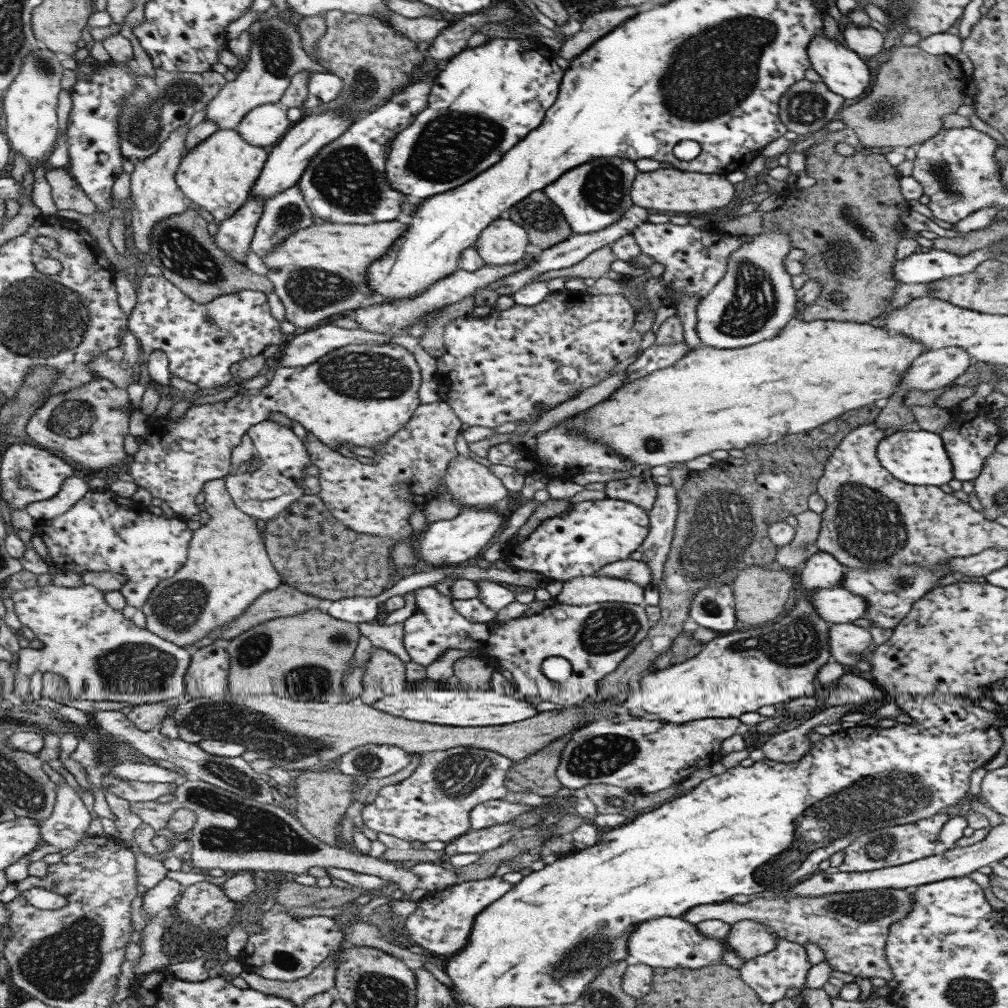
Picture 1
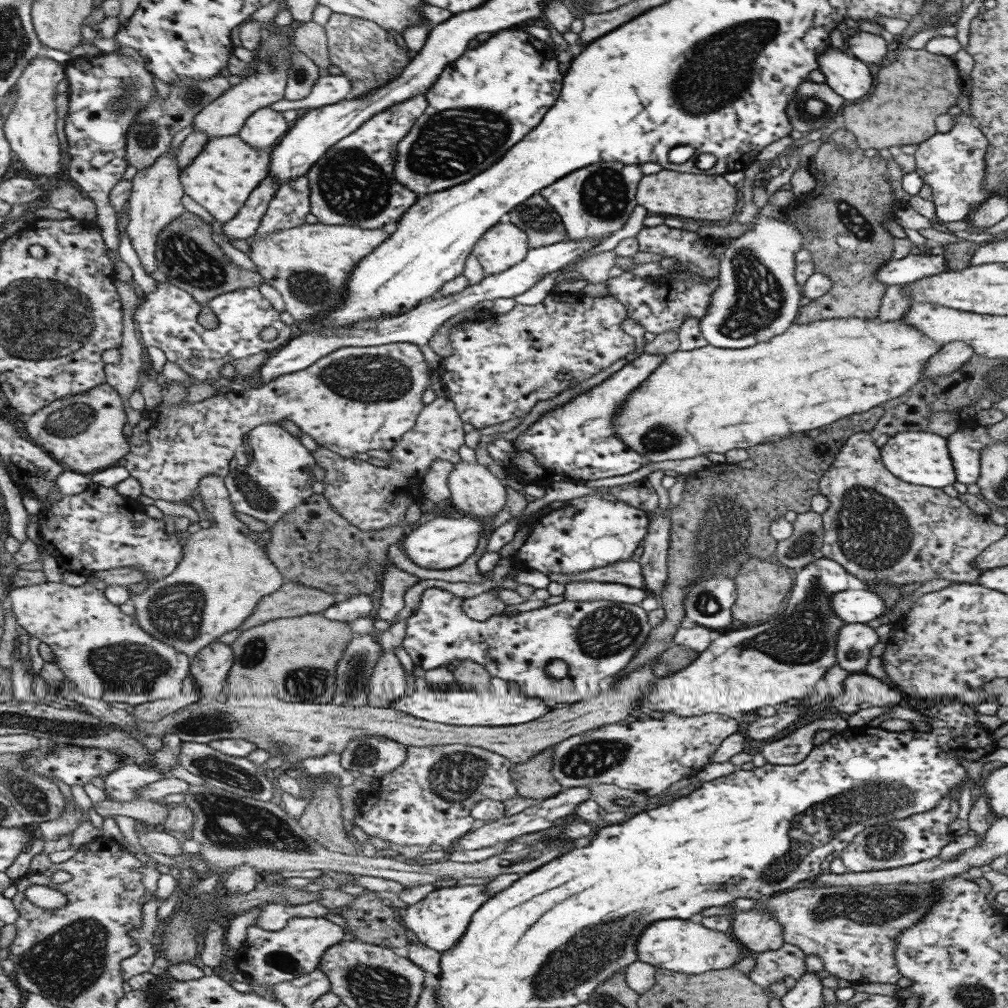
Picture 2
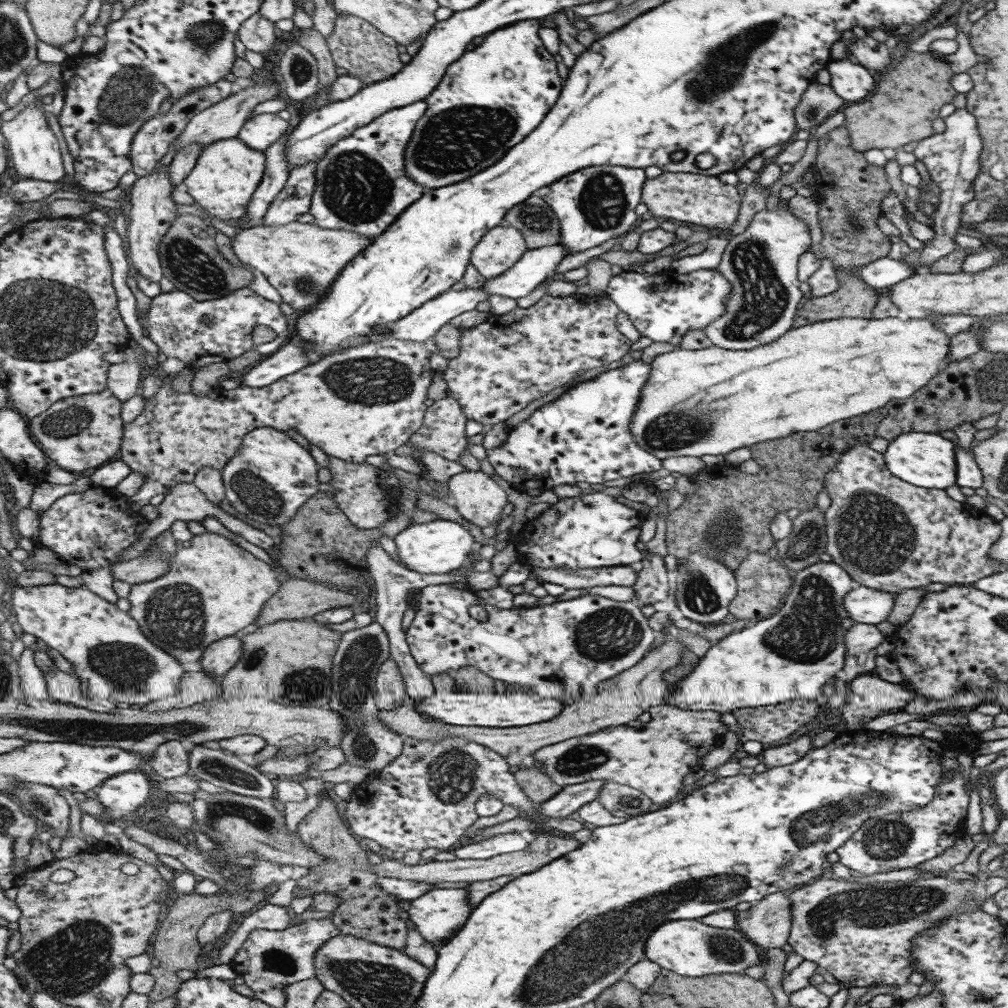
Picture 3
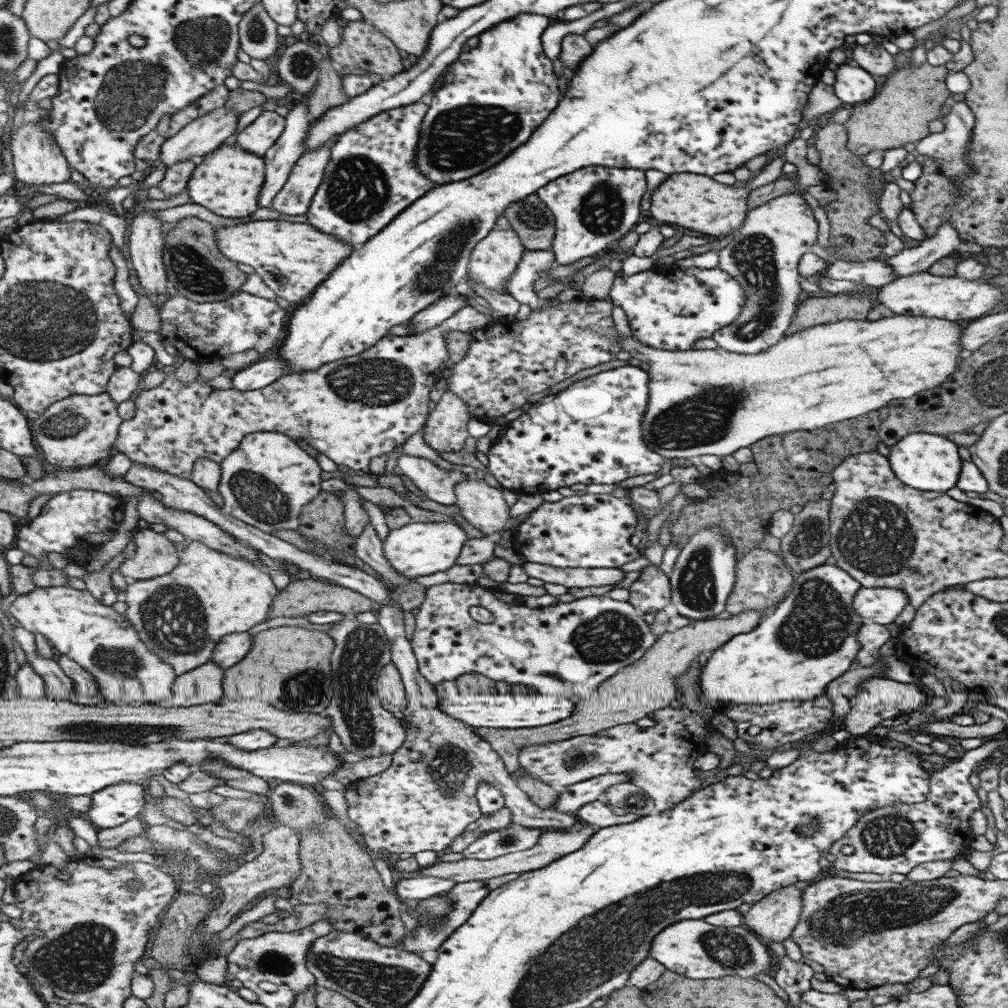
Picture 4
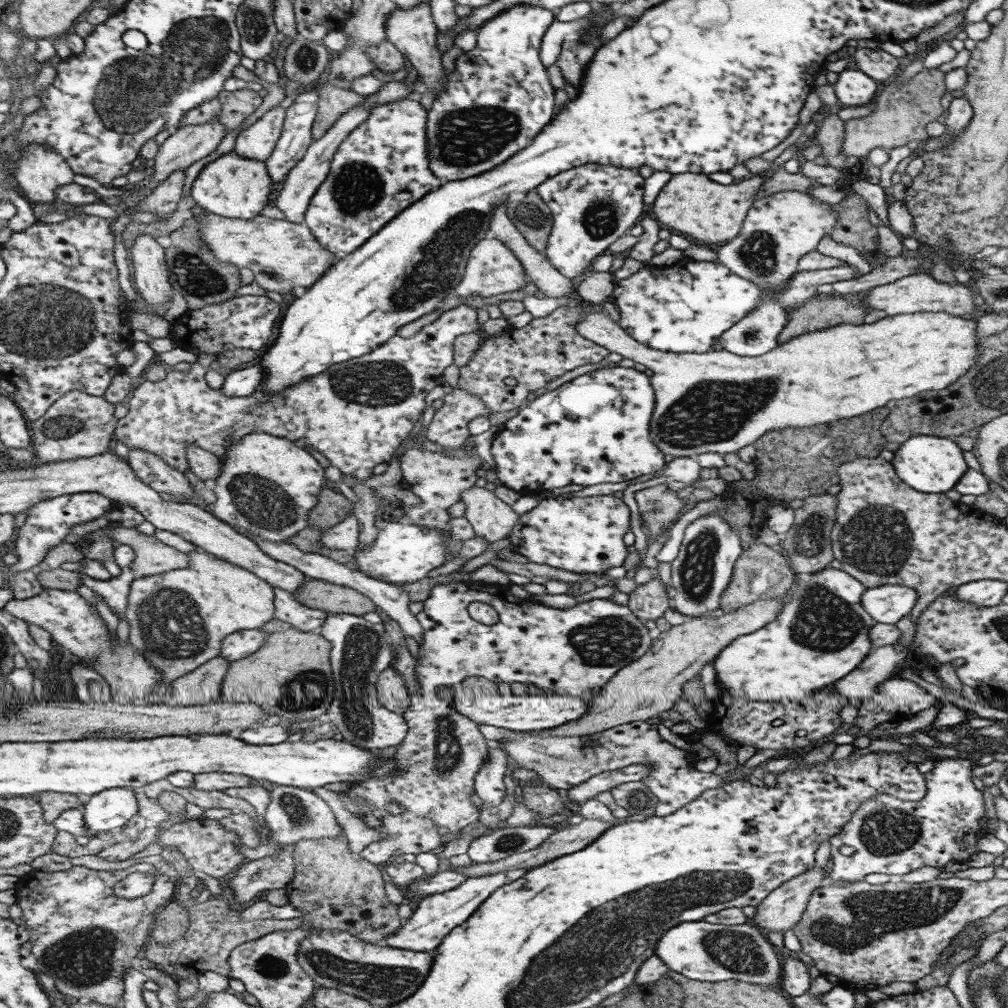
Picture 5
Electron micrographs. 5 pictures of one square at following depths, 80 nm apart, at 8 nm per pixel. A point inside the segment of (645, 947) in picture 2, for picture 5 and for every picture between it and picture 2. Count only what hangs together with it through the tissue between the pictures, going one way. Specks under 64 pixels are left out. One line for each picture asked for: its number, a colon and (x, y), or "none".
3: (690, 948)
4: (698, 950)
5: (701, 951)

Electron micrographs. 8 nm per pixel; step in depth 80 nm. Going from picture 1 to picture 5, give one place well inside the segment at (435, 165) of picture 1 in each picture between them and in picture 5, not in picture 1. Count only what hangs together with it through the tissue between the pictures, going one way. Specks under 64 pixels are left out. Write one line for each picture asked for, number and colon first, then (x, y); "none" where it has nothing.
2: (486, 102)
3: (488, 102)
4: (493, 98)
5: (498, 98)

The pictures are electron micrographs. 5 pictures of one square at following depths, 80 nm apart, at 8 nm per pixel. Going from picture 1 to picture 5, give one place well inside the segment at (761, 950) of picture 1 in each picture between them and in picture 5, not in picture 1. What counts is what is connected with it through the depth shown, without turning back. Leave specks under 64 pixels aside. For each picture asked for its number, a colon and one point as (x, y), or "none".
2: (756, 930)
3: (766, 923)
4: (772, 918)
5: (782, 907)

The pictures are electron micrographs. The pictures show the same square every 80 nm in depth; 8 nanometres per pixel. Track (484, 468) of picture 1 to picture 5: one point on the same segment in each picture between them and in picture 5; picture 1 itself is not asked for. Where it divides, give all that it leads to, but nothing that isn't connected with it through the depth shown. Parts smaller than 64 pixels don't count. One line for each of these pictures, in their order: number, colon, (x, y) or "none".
2: (477, 490)
3: (480, 499)
4: (483, 506)
5: (492, 519)

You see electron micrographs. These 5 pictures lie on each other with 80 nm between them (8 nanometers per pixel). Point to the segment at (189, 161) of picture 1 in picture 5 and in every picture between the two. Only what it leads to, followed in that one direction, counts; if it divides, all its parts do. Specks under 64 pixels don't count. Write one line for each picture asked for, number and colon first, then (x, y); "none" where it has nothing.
2: (221, 179)
3: (226, 177)
4: (229, 182)
5: (231, 186)

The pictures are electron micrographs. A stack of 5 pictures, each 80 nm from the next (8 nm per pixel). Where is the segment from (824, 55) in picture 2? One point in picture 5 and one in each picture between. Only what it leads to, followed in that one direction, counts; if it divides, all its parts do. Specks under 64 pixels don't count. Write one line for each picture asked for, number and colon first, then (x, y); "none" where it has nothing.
3: (850, 81)
4: (851, 85)
5: (852, 88)

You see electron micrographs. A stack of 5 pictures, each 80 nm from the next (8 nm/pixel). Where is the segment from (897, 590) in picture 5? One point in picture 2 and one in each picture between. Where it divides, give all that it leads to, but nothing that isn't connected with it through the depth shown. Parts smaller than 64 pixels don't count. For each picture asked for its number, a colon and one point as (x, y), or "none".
2: (852, 605)
3: (863, 605)
4: (880, 605)

